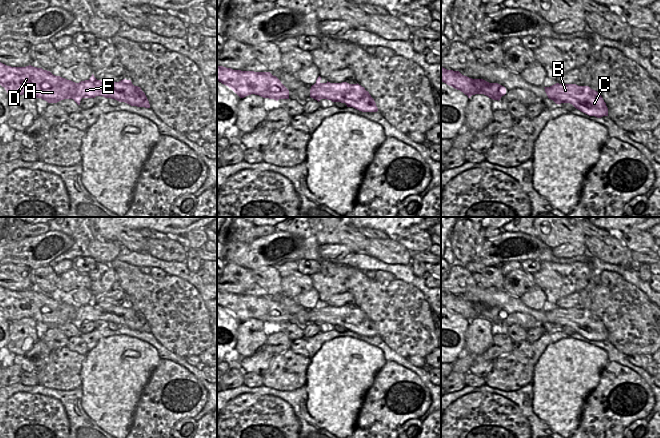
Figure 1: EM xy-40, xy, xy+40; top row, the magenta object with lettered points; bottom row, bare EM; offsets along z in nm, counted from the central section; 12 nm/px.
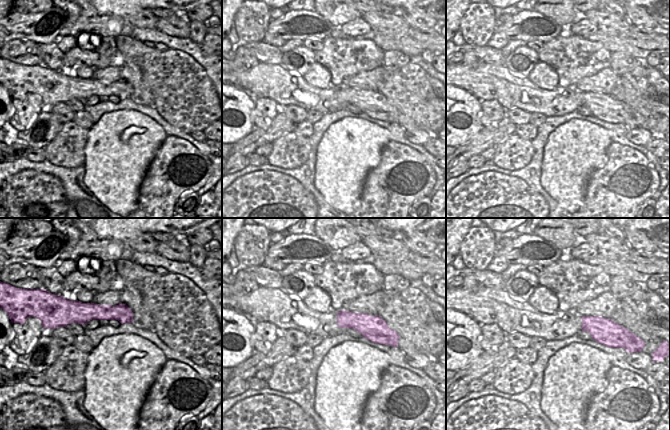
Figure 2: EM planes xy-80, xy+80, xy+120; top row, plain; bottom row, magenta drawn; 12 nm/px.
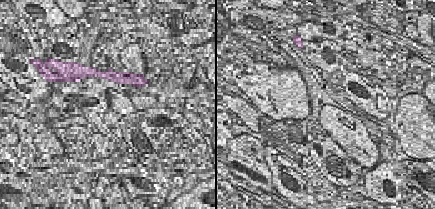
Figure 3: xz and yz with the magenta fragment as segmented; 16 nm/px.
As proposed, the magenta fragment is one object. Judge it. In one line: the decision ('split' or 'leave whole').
leave whole

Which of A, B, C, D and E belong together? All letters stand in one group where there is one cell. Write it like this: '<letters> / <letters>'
A B C D E

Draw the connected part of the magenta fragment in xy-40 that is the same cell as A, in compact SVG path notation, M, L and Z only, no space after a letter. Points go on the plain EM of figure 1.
M0 286L0 309L11 322L32 318L48 327L73 323L80 329L82 322L103 320L131 330L150 332L149 325L141 312L126 303L119 306L97 304L92 298L89 304L75 307L42 292L31 289L11 291Z

